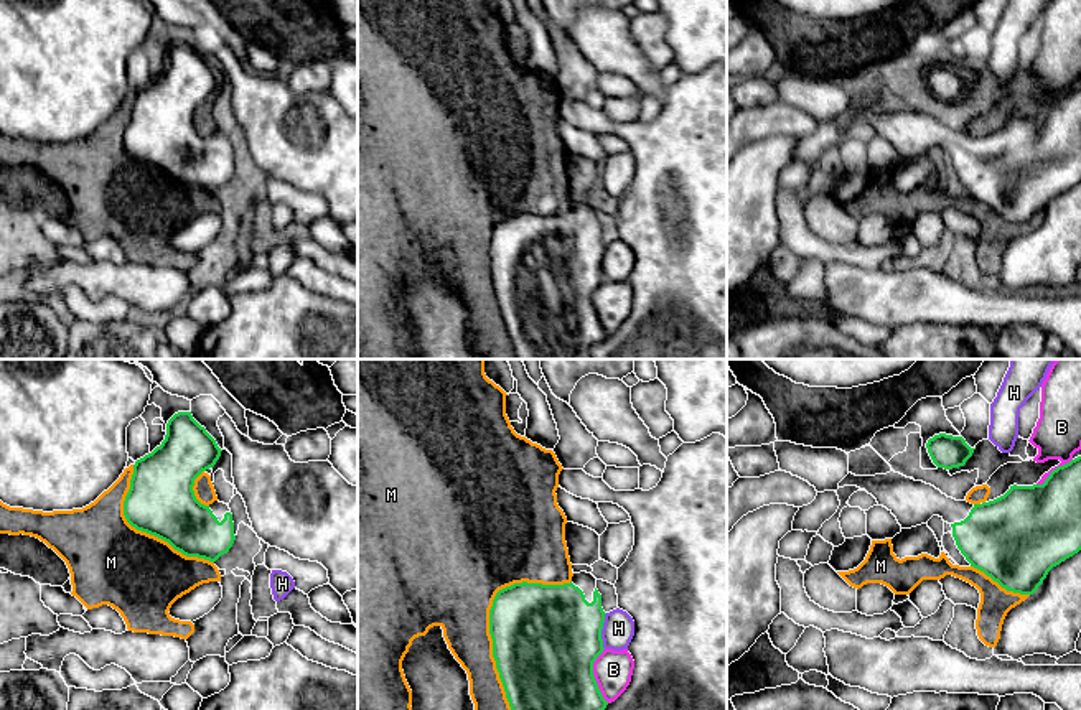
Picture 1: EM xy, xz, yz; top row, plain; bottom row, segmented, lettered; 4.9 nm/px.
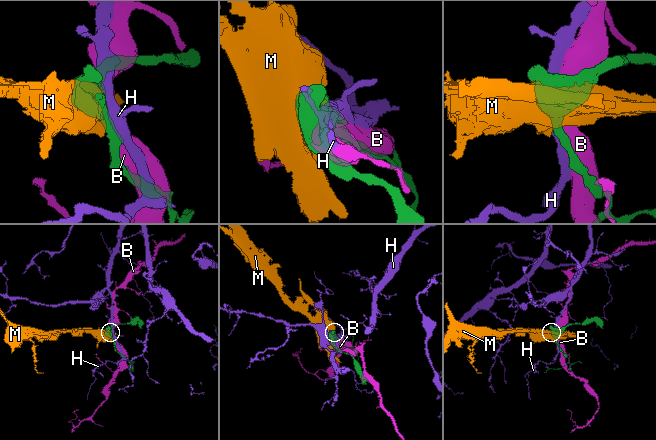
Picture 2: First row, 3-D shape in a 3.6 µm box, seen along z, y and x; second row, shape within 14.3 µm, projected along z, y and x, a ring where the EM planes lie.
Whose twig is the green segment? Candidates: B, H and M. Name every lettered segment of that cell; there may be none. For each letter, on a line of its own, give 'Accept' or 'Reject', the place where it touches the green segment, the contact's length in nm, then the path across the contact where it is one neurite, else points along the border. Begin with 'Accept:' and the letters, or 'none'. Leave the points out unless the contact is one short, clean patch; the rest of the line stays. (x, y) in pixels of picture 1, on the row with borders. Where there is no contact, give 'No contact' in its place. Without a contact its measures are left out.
Accept: none
B: Reject. Touches green at xz (594, 676). Shared border 280 nm
H: Reject. Touches green at xz (600, 631). Shared border 180 nm
M: Reject. Touches green at xz (490, 615). Shared border 700 nm

